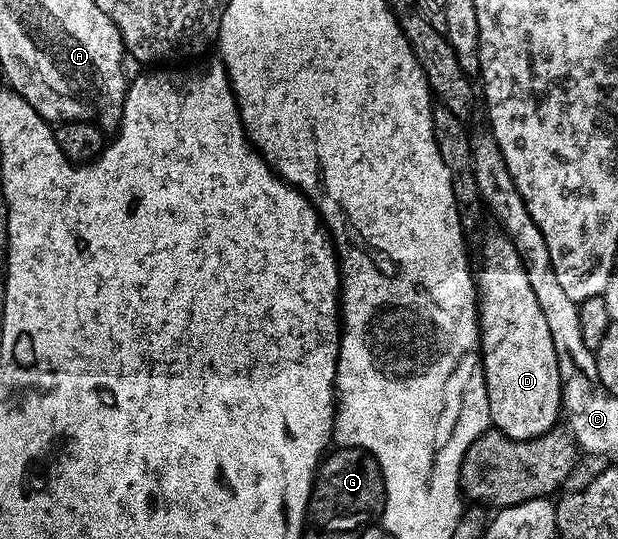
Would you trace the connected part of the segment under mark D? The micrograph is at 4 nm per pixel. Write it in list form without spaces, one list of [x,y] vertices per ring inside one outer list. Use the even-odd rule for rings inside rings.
[[[504,233],[489,235],[481,247],[481,268],[475,271],[475,286],[477,288],[477,317],[481,329],[481,367],[485,371],[485,384],[487,385],[487,401],[489,402],[489,421],[496,430],[502,431],[512,439],[537,439],[540,435],[554,430],[558,426],[557,418],[563,415],[561,402],[561,374],[559,361],[555,357],[555,341],[551,341],[551,332],[547,330],[547,321],[543,318],[543,309],[539,309],[539,301],[535,301],[535,292],[527,282],[527,273],[523,269],[523,261],[519,261],[519,253],[515,253],[515,245]]]

